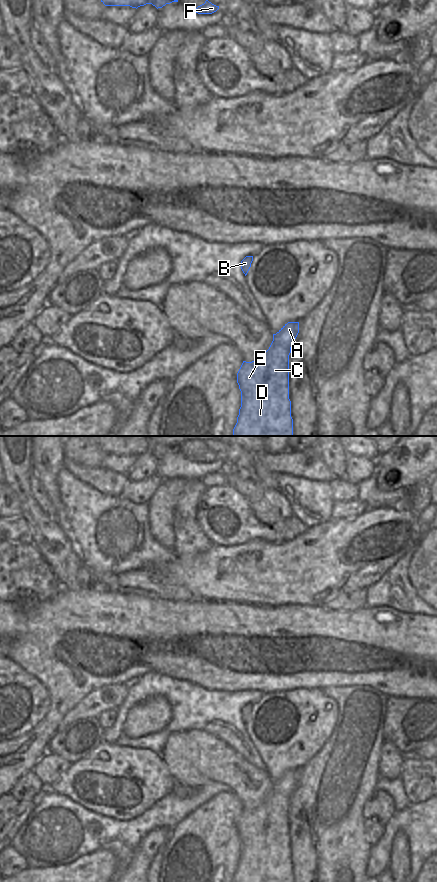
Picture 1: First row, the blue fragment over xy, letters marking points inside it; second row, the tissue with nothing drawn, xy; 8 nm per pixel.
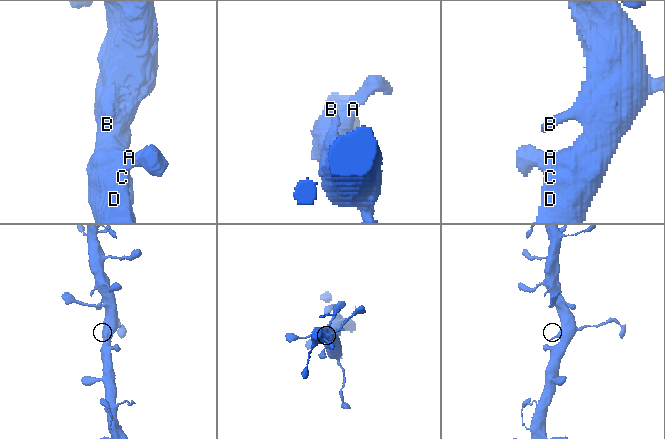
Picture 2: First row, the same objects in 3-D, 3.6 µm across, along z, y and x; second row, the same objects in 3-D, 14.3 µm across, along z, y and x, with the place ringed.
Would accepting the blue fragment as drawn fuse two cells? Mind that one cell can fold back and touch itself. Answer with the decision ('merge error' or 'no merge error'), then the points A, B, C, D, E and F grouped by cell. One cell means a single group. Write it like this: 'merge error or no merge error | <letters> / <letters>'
no merge error | A B C D E F

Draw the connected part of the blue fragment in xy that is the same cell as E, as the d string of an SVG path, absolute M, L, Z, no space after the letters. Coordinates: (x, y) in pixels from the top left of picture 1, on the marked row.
M288 322L276 334L269 349L252 362L243 361L238 373L237 383L241 391L241 407L233 436L293 436L293 419L289 399L289 355L299 333L299 322Z

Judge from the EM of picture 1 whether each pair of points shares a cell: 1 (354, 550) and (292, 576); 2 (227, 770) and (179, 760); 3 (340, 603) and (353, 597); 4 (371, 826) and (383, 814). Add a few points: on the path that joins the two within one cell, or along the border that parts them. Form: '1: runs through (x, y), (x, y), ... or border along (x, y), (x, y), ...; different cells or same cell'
1: runs through (339, 556), (327, 559), (307, 570); same cell
2: runs through (215, 761), (191, 760); same cell
3: runs through (343, 601), (350, 600); same cell
4: border along (365, 819), (371, 819), (382, 826); different cells

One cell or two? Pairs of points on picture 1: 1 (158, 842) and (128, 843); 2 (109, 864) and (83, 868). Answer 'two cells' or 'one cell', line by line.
1: two cells
2: one cell

